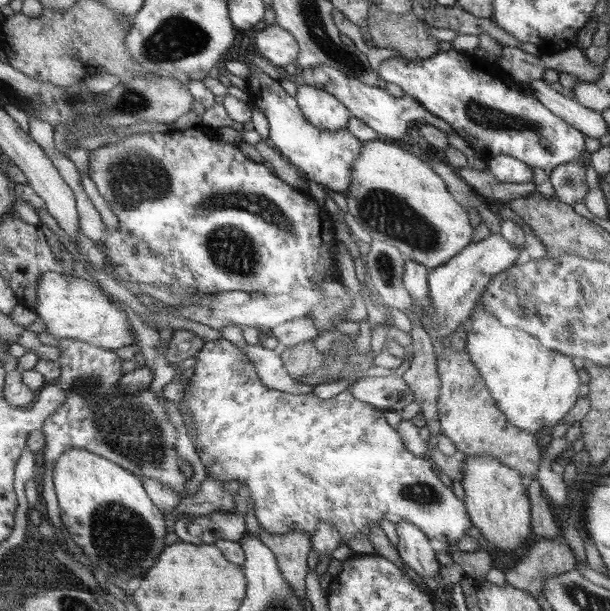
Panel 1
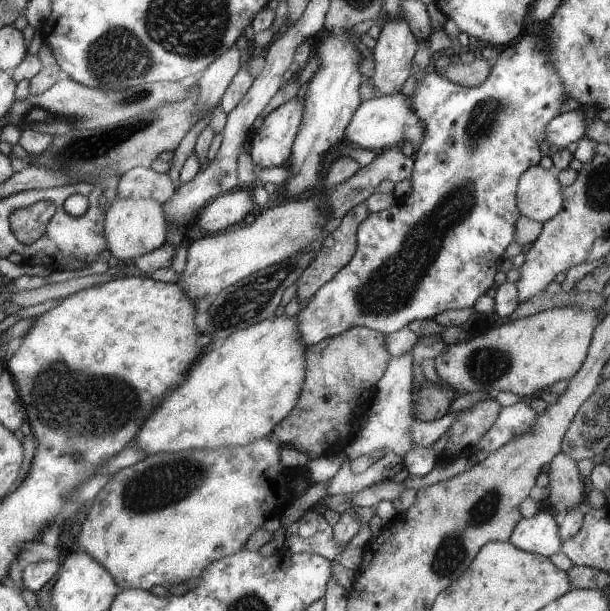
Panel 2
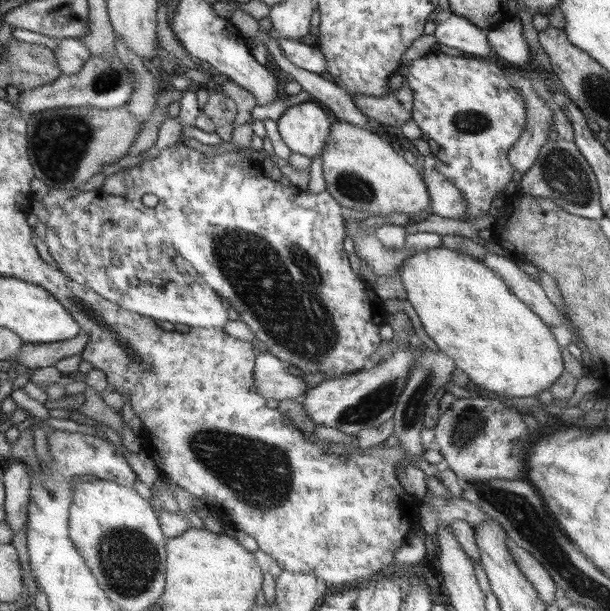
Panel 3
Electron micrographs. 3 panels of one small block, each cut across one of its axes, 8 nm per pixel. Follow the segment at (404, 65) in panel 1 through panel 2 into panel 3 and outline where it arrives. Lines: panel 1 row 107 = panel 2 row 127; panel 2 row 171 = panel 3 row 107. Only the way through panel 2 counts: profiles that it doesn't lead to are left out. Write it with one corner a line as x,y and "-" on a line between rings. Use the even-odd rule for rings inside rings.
442,52
426,54
408,65
404,80
413,92
413,121
422,129
423,136
434,140
441,149
428,163
453,182
468,201
468,214
460,220
471,221
484,216
497,193
505,190
506,184
512,180
514,167
509,164
509,151
529,124
524,97
506,80
504,70
498,68
494,61
474,56
456,57

